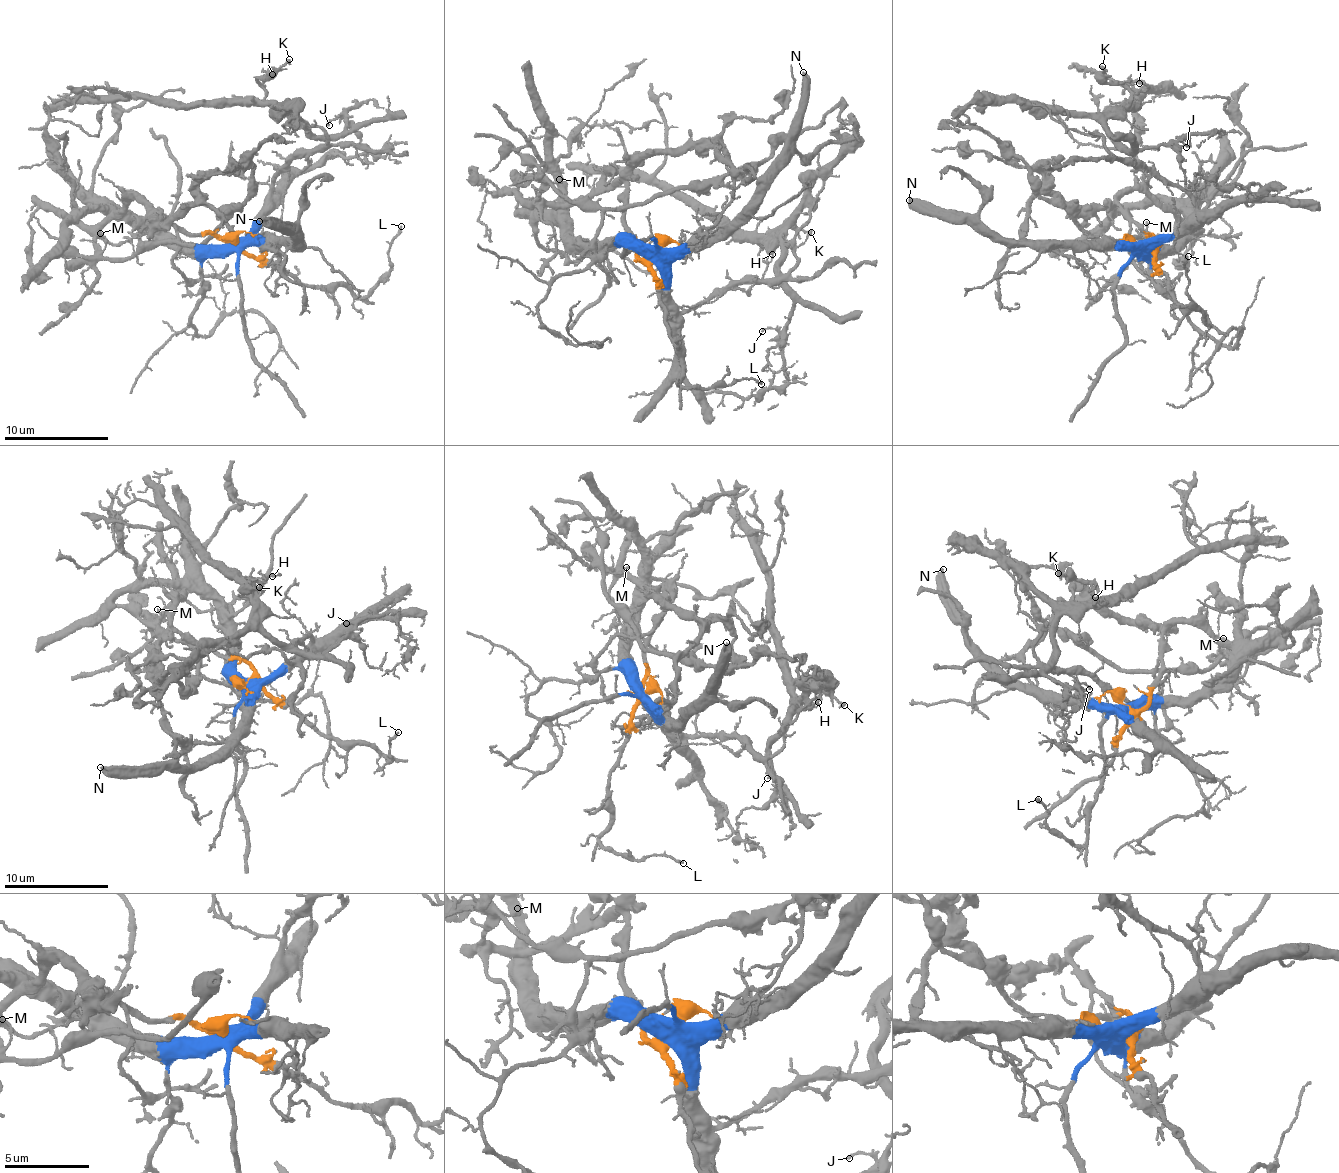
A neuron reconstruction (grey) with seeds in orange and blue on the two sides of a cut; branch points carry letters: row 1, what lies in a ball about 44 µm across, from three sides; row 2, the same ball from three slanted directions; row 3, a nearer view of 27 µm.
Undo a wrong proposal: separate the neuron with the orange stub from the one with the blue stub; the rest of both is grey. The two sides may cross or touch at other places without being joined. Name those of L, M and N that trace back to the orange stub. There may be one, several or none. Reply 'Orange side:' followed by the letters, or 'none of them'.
Orange side: L, M

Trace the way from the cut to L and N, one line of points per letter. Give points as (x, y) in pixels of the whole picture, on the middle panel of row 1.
L: (651, 256), (667, 328), (680, 365), (681, 383), (703, 388), (738, 380), (762, 383)
N: (651, 256), (669, 257), (707, 246), (748, 204), (759, 177), (784, 150), (798, 104), (803, 71)

